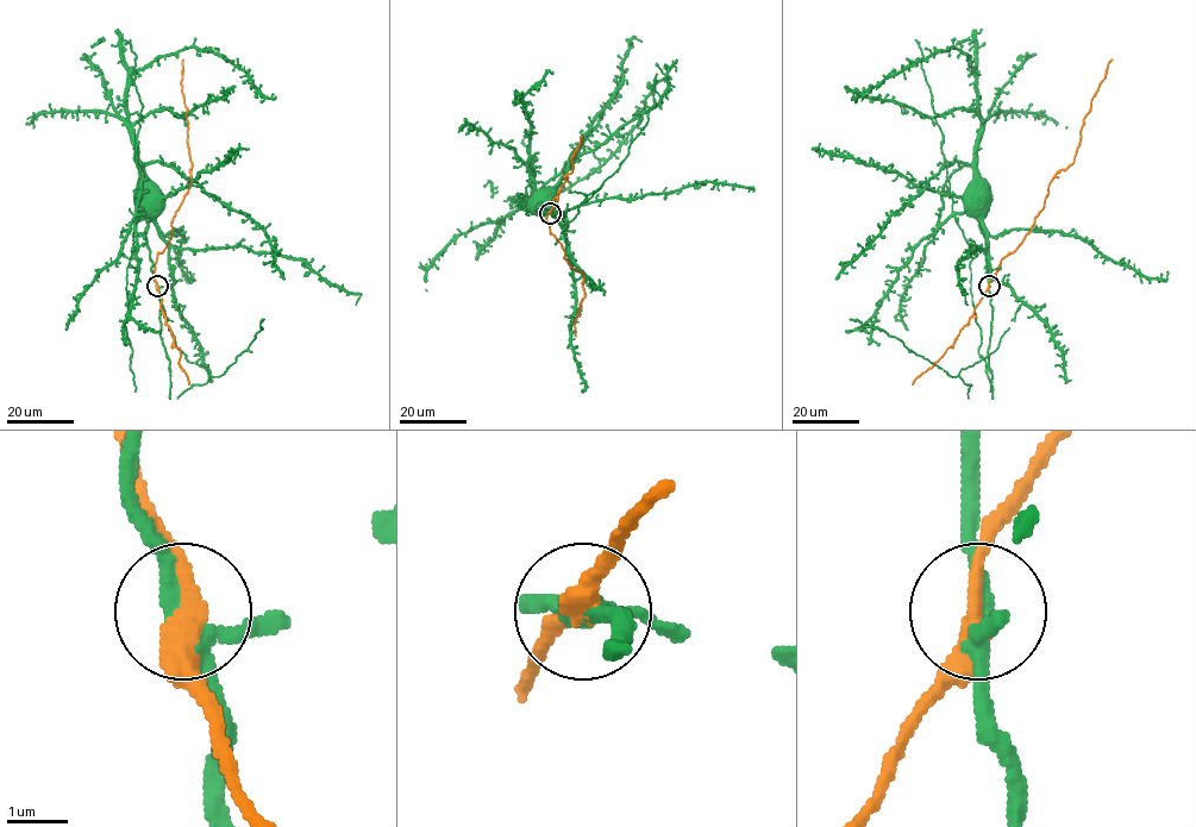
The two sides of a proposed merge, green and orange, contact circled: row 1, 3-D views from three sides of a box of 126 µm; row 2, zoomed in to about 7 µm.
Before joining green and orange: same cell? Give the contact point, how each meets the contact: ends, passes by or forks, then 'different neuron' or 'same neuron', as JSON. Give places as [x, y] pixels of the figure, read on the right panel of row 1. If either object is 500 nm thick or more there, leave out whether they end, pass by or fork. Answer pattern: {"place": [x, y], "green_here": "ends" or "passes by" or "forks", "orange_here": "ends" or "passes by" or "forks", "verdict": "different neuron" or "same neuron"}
{"place": [989, 286], "green_here": "forks", "orange_here": "passes by", "verdict": "different neuron"}

